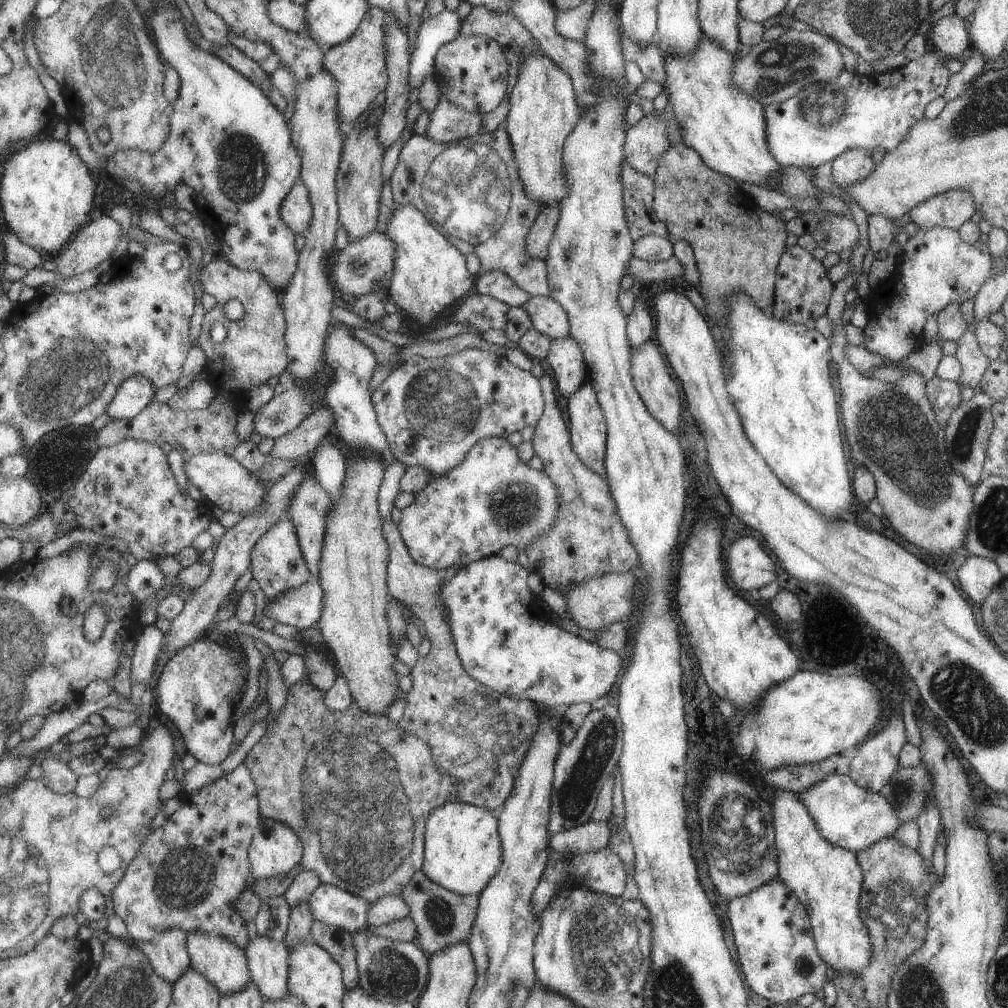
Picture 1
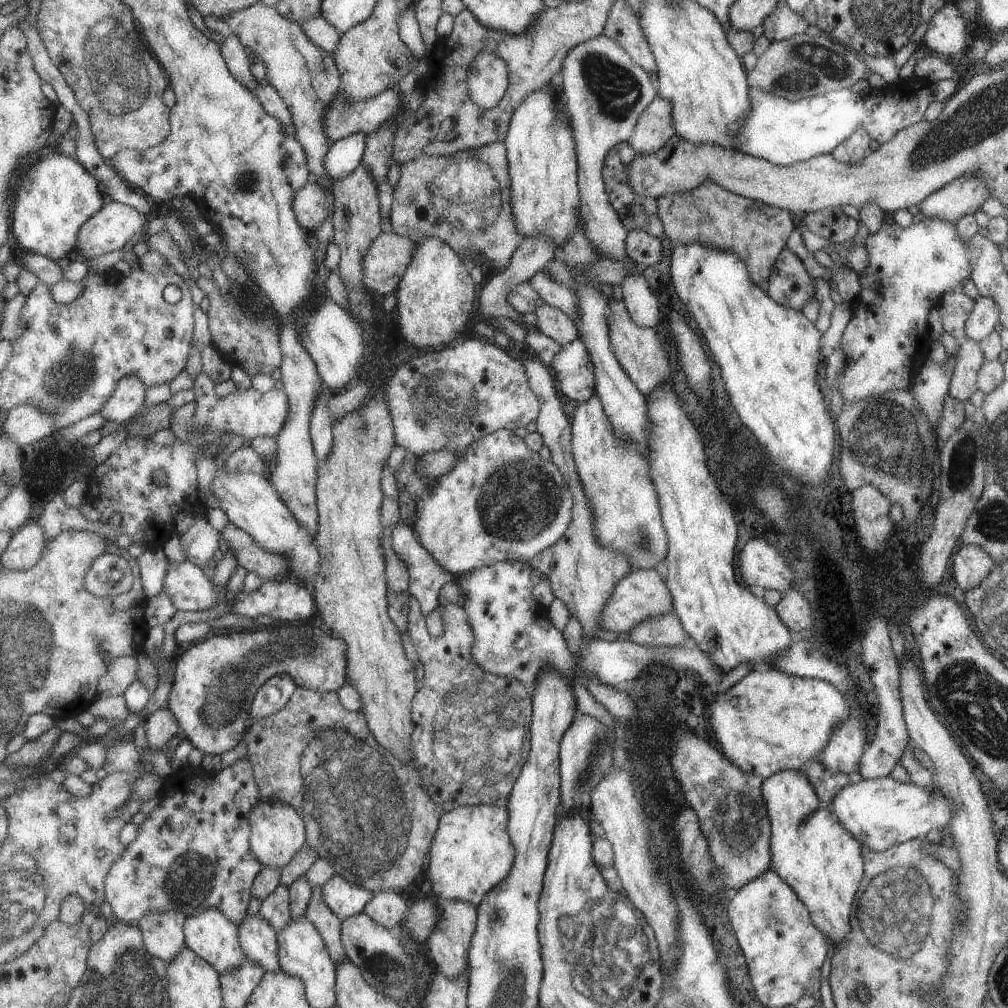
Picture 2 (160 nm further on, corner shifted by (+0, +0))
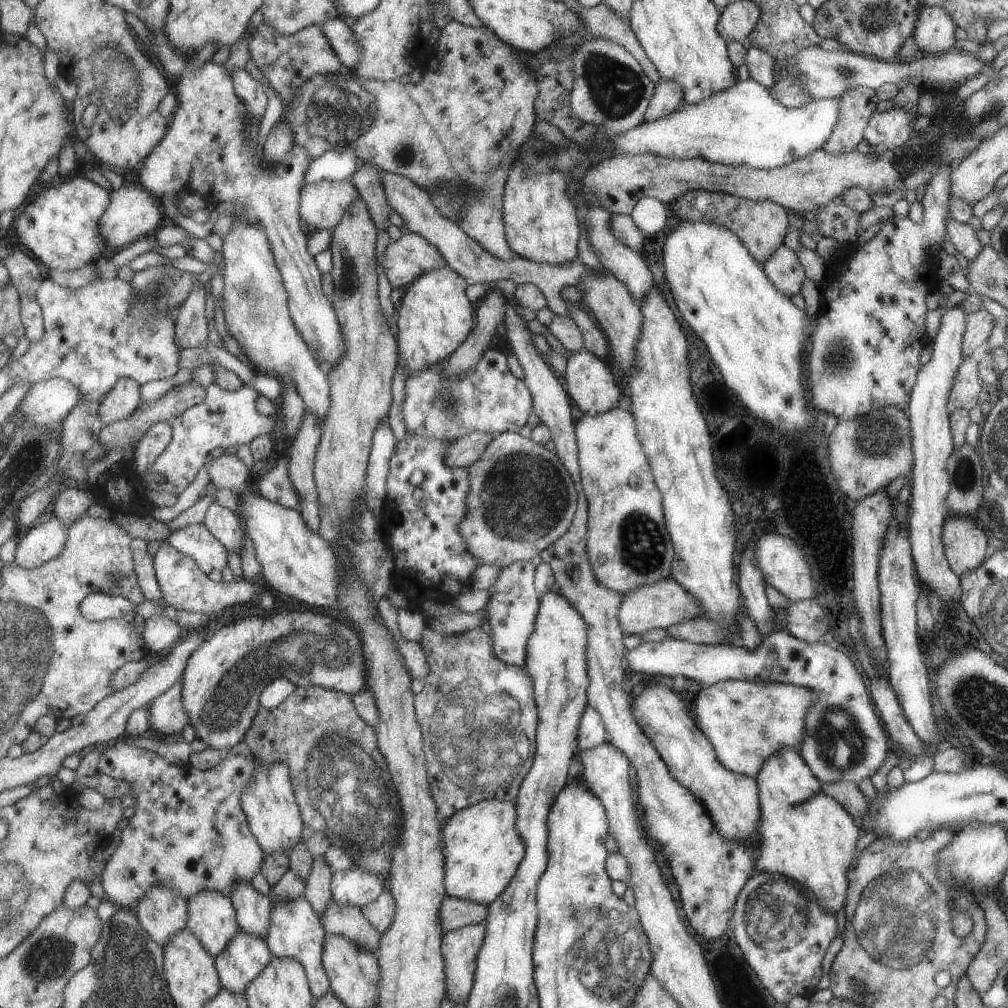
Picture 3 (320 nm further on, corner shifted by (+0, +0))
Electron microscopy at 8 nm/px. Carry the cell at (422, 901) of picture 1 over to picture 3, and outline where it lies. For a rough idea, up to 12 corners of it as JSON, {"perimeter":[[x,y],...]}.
{"perimeter":[[484,922],[443,934],[447,996],[465,1004]]}

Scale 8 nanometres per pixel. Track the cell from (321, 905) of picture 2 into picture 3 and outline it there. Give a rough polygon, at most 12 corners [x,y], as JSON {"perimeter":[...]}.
{"perimeter":[[323,857],[314,860],[304,896],[321,918],[331,902],[334,874]]}

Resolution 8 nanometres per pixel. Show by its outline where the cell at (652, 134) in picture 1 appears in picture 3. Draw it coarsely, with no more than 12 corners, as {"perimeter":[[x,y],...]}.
{"perimeter":[[660,78],[642,122],[655,122],[682,106],[681,86]]}

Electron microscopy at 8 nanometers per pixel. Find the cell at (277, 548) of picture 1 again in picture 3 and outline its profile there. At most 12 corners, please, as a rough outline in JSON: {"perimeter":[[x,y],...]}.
{"perimeter":[[213,501],[205,524],[231,552],[243,554],[245,528]]}

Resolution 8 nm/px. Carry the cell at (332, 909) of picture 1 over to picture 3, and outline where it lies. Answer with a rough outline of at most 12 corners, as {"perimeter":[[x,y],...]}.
{"perimeter":[[352,866],[334,874],[337,904],[362,908],[382,895],[380,879]]}

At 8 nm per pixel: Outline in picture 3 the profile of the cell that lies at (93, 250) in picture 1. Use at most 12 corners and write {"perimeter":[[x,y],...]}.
{"perimeter":[[142,184],[111,194],[99,220],[110,252],[155,234],[167,221]]}

